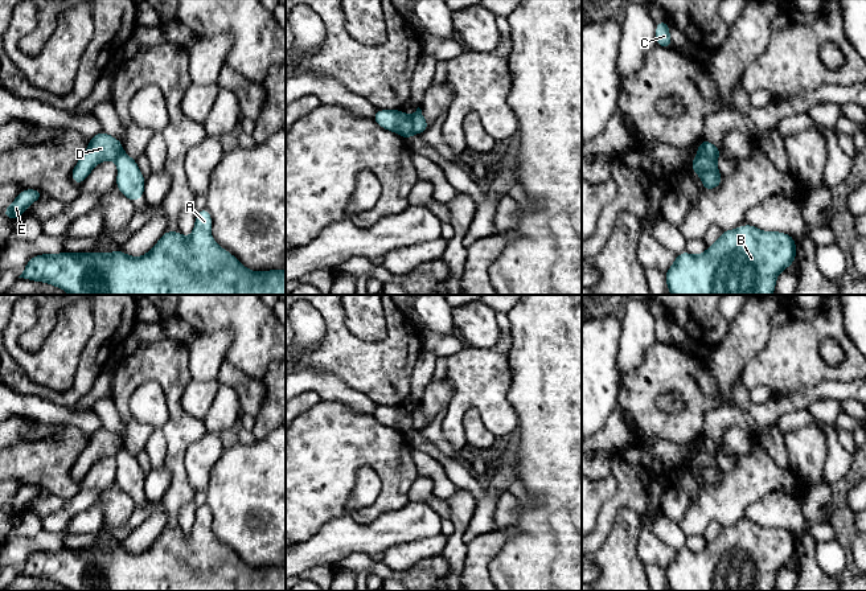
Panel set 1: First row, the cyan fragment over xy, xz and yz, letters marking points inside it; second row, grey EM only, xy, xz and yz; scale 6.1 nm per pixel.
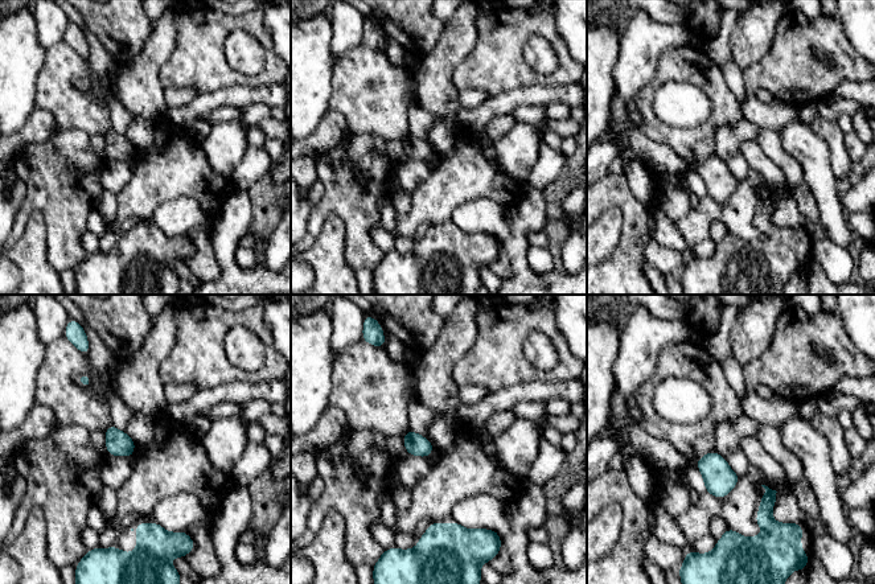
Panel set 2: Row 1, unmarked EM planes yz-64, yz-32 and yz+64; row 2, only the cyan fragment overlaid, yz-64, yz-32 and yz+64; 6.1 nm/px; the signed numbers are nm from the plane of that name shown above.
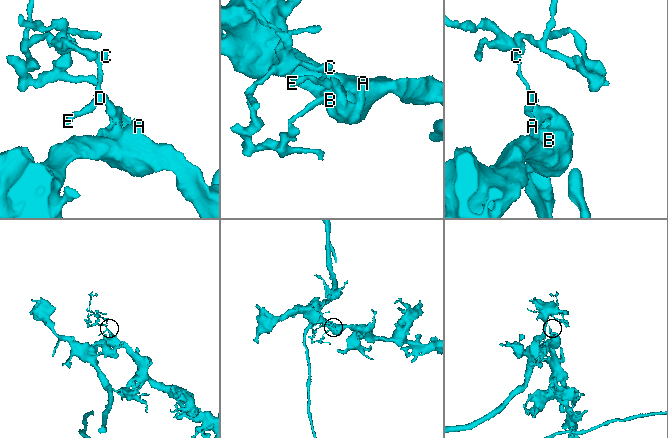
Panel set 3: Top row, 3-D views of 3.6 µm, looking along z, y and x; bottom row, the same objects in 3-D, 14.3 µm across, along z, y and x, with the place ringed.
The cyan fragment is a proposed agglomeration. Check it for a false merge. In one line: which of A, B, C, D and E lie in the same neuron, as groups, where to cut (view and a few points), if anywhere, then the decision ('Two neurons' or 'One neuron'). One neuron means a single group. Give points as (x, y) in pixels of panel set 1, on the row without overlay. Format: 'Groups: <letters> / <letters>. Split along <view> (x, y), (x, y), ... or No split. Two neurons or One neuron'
Groups: A B / C D E. Split along yz (698, 448), (715, 455). Two neurons

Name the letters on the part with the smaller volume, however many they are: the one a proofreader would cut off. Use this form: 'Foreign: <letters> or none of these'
Foreign: C, D, E

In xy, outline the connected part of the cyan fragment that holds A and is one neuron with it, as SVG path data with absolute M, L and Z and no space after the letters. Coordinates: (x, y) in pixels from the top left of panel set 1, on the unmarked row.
M206 504L197 508L190 534L180 528L165 528L151 547L143 553L130 553L116 545L114 549L59 549L34 551L19 574L49 579L69 591L286 591L286 566L255 569L217 541L210 530L212 512Z

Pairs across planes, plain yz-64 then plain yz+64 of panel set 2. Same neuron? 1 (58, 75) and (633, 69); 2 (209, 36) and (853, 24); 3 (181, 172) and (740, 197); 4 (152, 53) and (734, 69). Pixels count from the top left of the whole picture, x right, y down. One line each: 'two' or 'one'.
1: two
2: two
3: one
4: two

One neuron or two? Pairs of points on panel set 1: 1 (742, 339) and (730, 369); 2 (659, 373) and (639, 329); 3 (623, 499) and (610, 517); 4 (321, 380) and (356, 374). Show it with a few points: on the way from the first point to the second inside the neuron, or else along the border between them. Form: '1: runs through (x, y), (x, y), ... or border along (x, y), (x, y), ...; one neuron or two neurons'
1: runs through (739, 347), (730, 357), (730, 361); one neuron
2: border along (656, 341), (645, 353), (644, 360), (629, 373); two neurons
3: runs through (619, 503), (611, 513); one neuron
4: border along (310, 364), (336, 374), (351, 388), (364, 394); two neurons

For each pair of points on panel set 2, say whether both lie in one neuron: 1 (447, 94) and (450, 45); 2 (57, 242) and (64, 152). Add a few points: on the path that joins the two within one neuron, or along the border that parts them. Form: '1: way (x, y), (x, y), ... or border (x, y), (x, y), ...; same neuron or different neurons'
1: way (446, 82), (446, 57); same neuron
2: way (64, 219), (64, 175); same neuron

